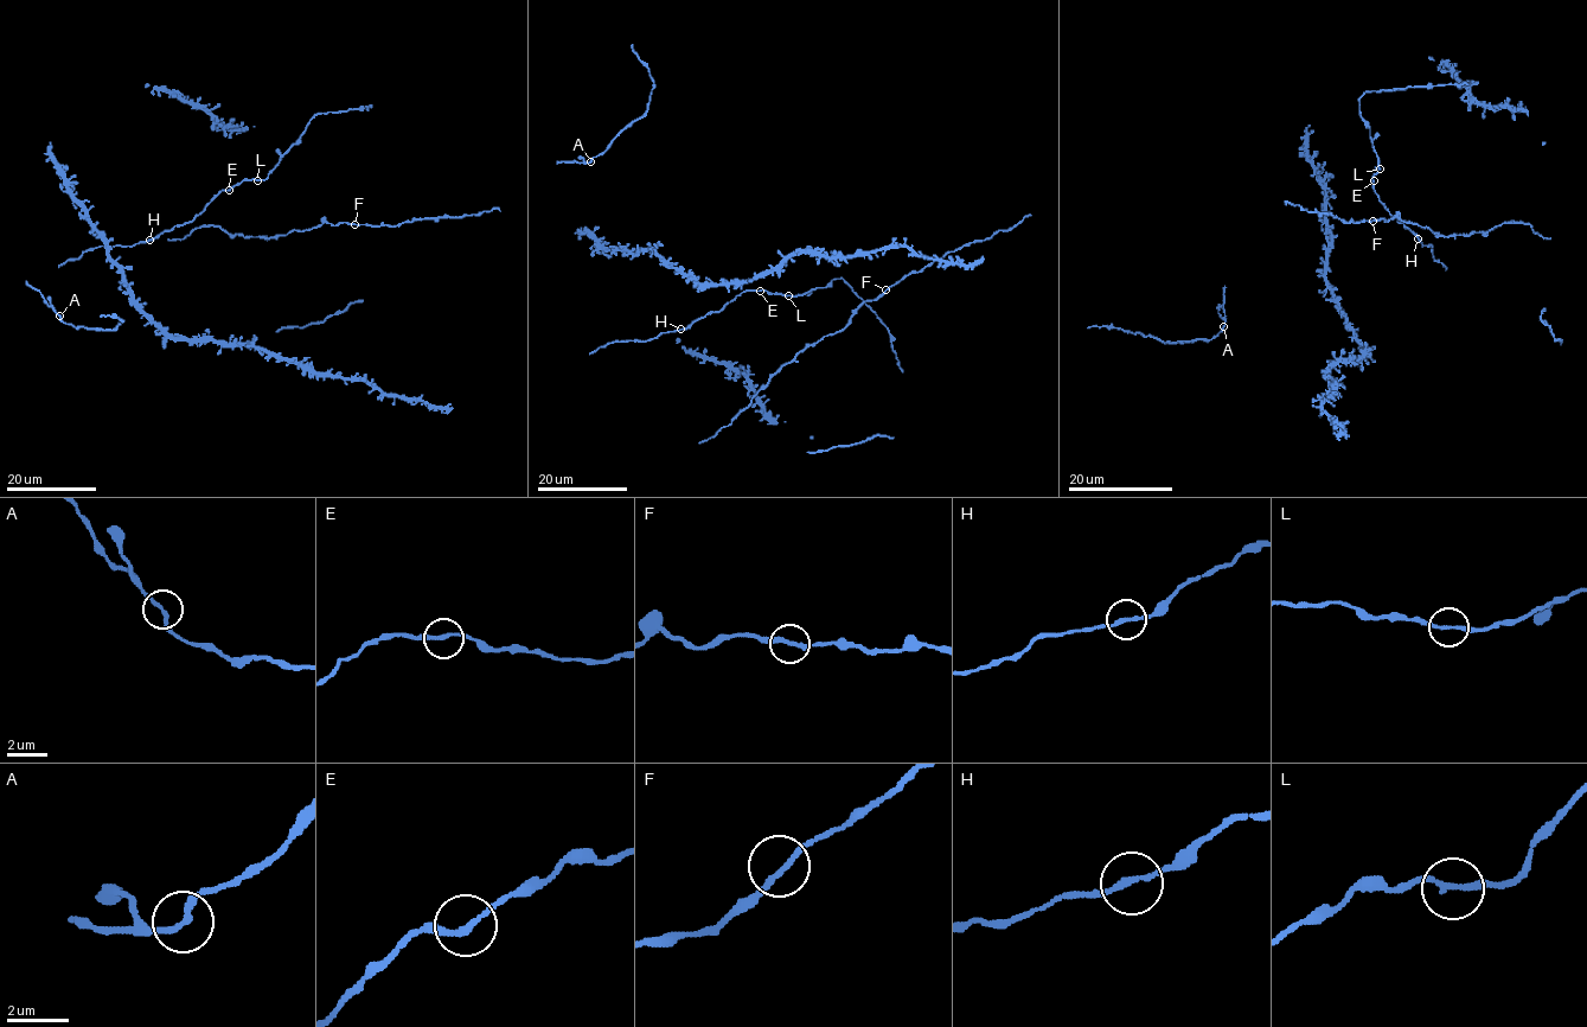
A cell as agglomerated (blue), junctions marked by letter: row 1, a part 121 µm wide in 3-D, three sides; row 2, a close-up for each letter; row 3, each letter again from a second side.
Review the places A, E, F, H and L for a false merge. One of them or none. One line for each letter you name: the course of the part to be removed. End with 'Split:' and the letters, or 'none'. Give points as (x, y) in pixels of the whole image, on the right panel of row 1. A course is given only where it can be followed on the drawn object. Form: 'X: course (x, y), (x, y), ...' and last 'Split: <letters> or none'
Split: none

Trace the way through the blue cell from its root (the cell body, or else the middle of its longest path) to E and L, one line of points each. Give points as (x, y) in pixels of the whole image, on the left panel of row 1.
E: (149, 238), (190, 222), (219, 192), (229, 190)
L: (149, 238), (190, 222), (219, 192), (243, 180), (257, 180)

